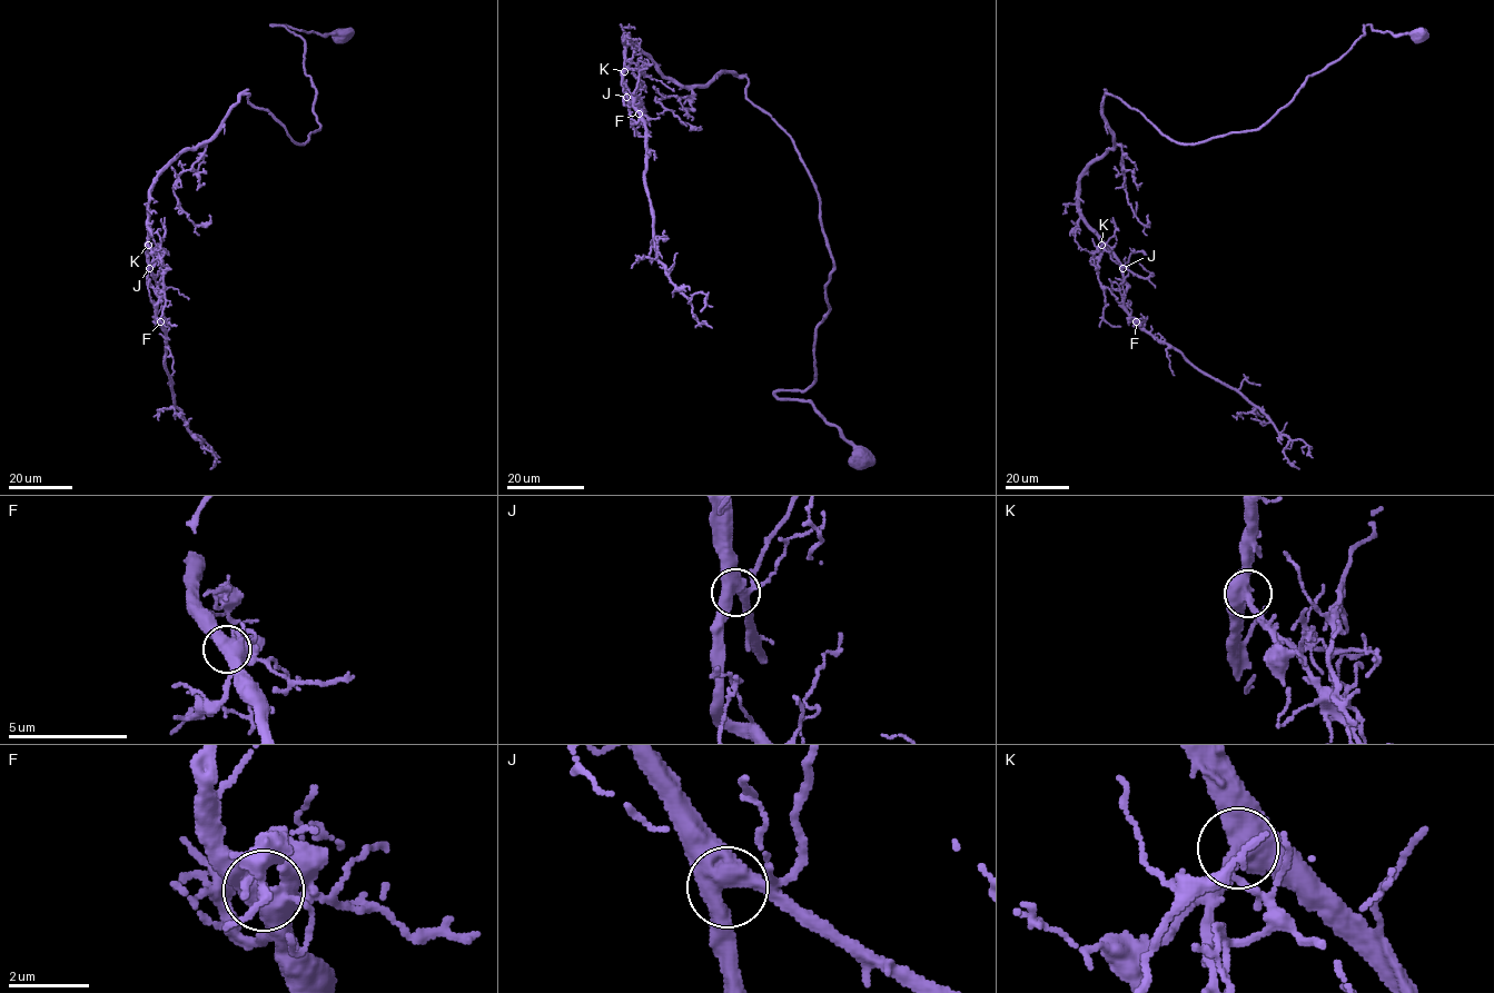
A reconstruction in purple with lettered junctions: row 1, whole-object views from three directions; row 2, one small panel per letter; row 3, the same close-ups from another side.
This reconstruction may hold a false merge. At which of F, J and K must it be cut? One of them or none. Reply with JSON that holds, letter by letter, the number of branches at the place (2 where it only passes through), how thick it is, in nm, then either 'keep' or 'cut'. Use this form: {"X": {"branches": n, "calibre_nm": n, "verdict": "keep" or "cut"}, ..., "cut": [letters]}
{"F": {"branches": 3, "calibre_nm": 480, "verdict": "keep"}, "J": {"branches": 3, "calibre_nm": 500, "verdict": "keep"}, "K": {"branches": 3, "calibre_nm": 550, "verdict": "keep"}, "cut": []}

